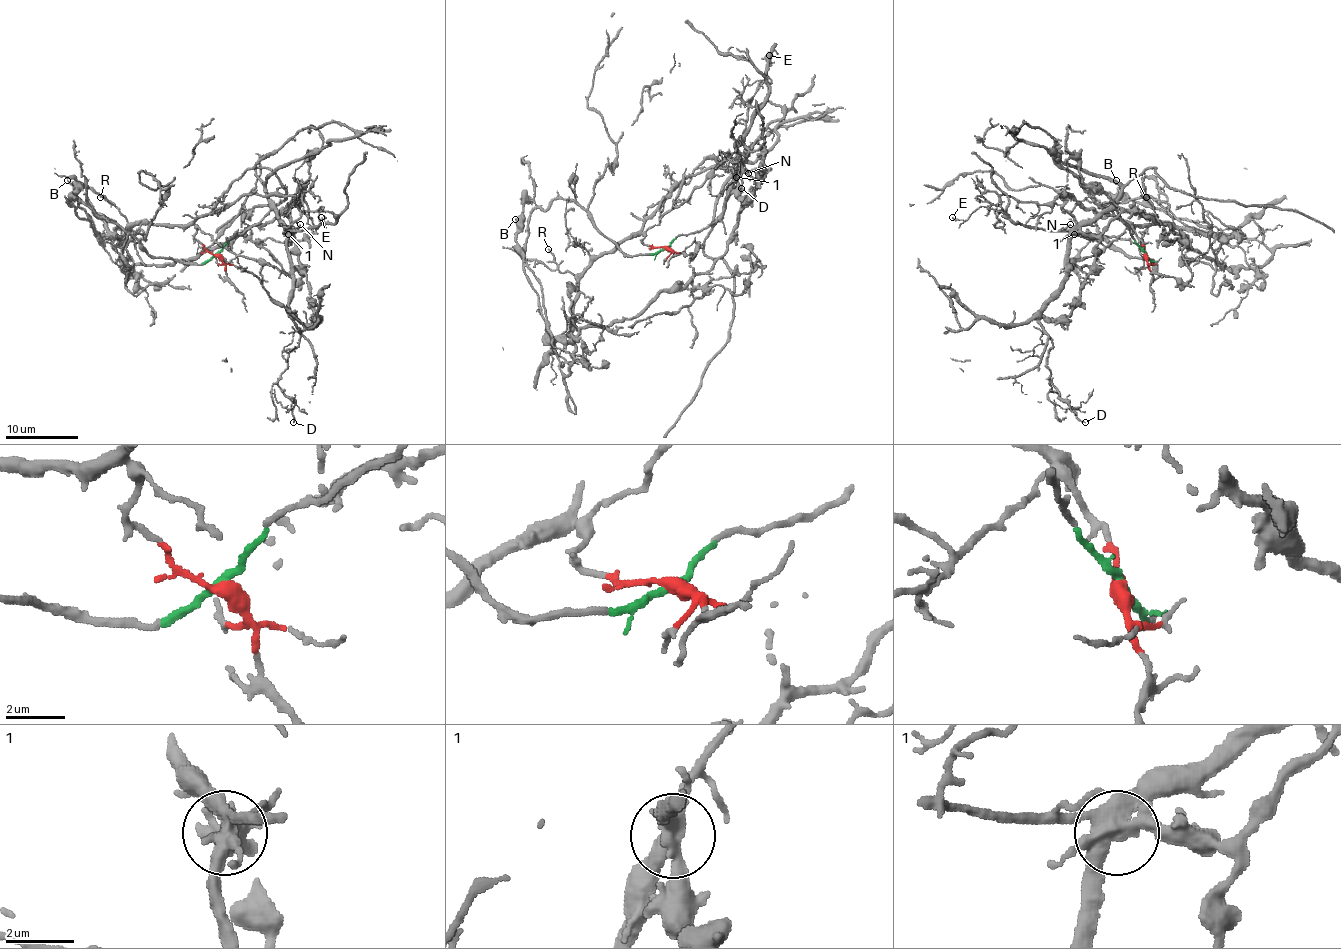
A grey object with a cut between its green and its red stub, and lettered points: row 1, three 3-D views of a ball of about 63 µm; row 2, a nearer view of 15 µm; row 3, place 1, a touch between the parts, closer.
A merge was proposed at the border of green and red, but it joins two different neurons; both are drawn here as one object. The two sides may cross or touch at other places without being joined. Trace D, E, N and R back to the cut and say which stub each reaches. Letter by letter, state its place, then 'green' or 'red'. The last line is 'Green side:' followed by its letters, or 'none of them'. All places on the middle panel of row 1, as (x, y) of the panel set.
D: at (741, 188); green
E: at (769, 55); green
N: at (748, 173); green
R: at (548, 249); red
Green side: D, E, N

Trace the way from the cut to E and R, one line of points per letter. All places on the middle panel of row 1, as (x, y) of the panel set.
E: (665, 248), (678, 235), (704, 230), (720, 215), (738, 165), (764, 130), (784, 115), (767, 99), (769, 55)
R: (665, 248), (647, 246), (644, 237), (629, 235), (602, 252), (576, 275), (558, 268), (547, 248)

